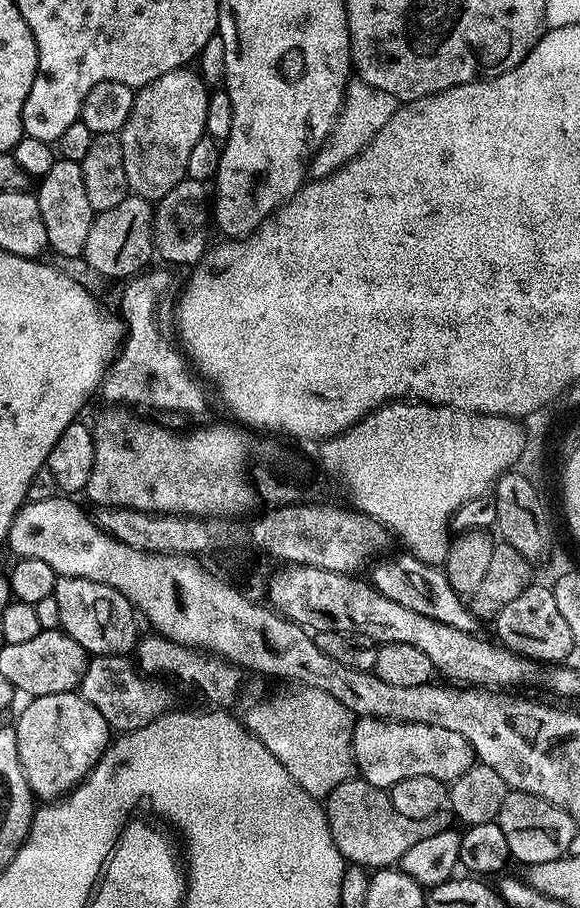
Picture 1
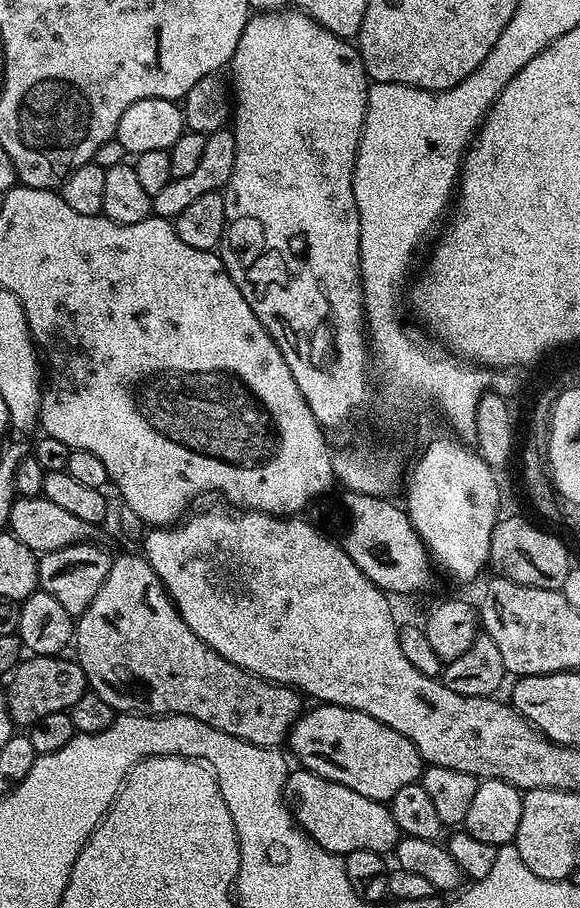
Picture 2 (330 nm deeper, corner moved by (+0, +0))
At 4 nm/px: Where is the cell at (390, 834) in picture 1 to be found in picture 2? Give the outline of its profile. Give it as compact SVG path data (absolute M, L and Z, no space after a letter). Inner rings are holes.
M307 770L289 771L284 783L284 802L305 836L338 856L345 857L354 850L388 854L395 849L402 835L387 803L366 798L366 794L350 790L350 786L342 786Z

